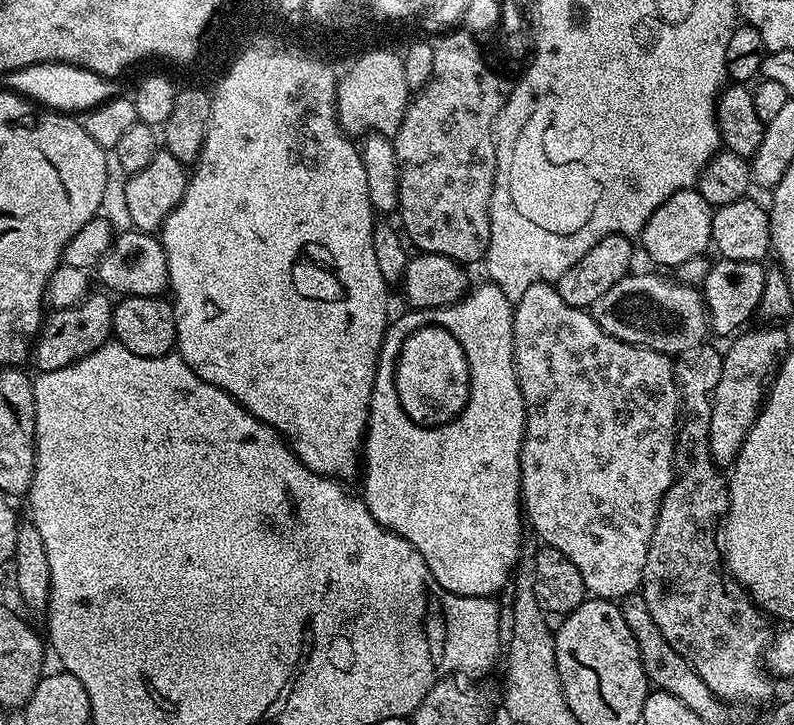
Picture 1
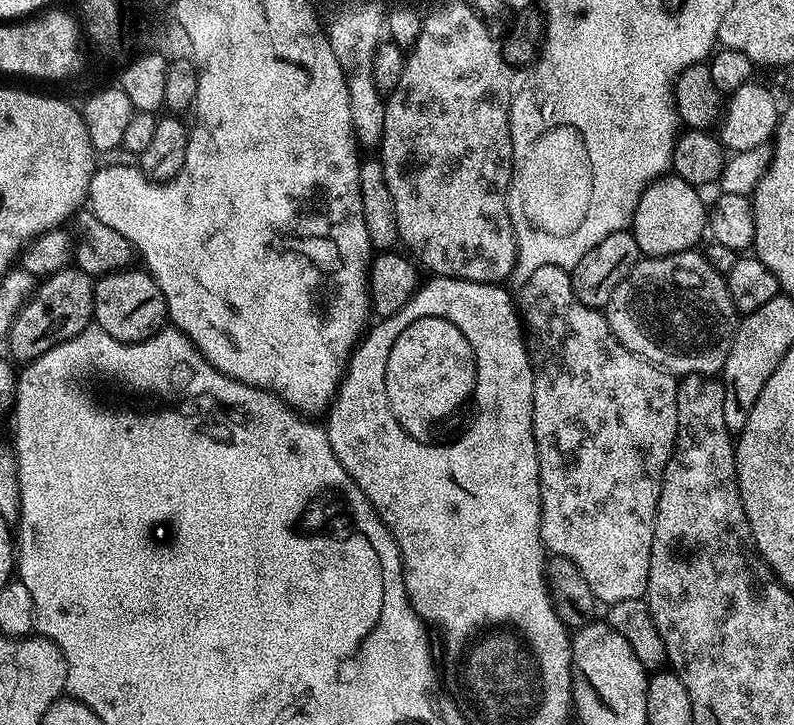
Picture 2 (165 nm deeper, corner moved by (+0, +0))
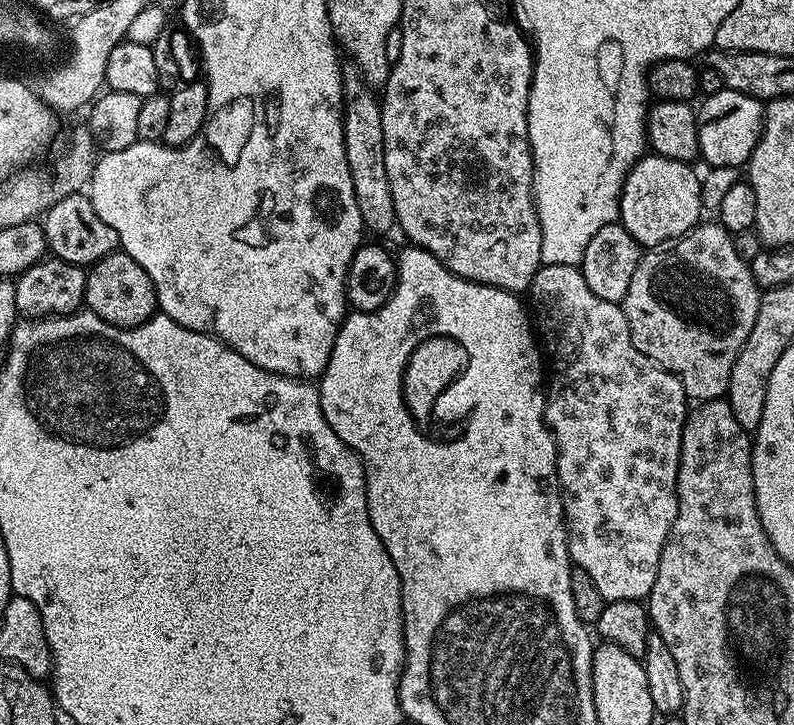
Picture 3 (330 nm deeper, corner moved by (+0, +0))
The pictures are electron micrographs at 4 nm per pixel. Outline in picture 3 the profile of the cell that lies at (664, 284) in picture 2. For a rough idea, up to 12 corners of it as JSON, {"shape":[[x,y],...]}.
{"shape":[[701,222],[641,255],[630,338],[718,400],[762,289]]}

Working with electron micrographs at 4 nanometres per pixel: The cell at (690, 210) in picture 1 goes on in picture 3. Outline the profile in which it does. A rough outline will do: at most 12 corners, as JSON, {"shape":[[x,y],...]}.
{"shape":[[645,154],[628,171],[618,220],[645,249],[701,223],[691,163]]}

